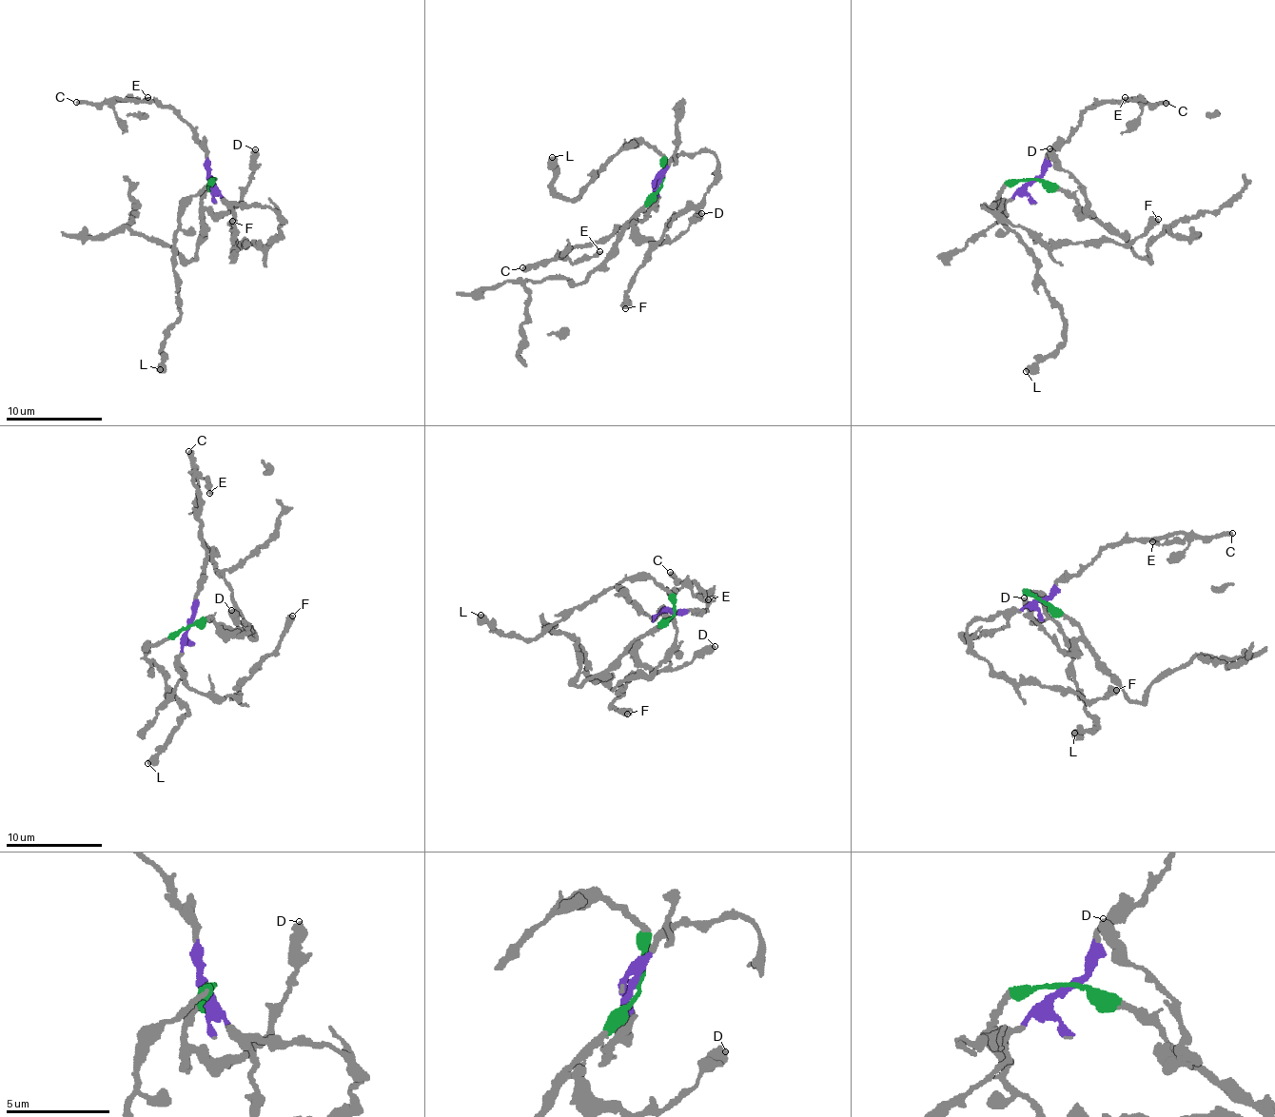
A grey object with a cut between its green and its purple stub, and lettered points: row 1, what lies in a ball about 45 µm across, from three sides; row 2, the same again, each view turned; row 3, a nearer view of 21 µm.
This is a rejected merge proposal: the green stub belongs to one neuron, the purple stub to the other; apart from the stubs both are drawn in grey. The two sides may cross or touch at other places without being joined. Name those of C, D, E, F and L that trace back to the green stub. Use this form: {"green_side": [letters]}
{"green_side": ["D", "L"]}

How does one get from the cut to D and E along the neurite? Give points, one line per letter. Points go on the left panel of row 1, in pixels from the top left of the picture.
D: (213, 180), (201, 202), (210, 212), (225, 212), (239, 200), (253, 170), (255, 148)
E: (213, 180), (209, 172), (207, 155), (188, 125), (172, 108), (161, 108), (152, 101), (117, 100), (147, 97)

